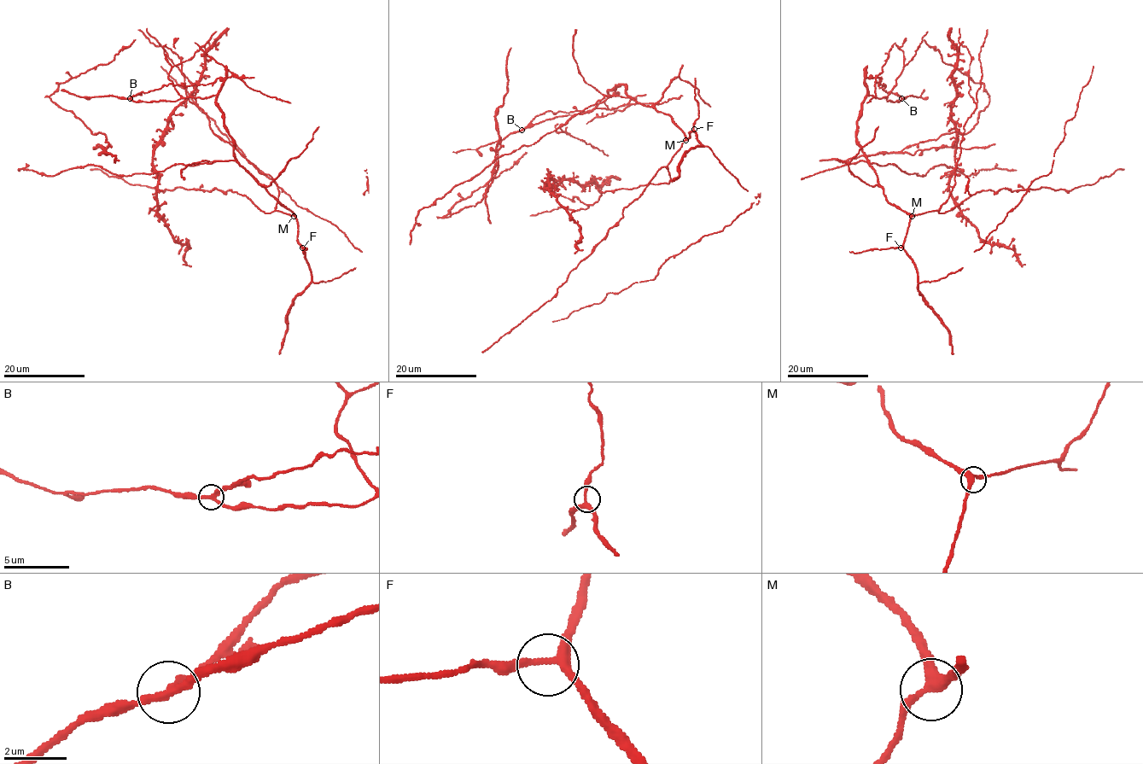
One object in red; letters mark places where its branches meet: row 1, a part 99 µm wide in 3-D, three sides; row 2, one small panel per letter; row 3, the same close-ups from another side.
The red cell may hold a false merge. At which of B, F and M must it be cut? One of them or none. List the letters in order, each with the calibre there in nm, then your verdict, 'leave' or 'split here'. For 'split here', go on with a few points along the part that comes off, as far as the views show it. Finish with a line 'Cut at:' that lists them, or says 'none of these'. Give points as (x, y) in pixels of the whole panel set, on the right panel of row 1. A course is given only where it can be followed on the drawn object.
B: calibre 280 nm; split here
F: calibre 280 nm; leave
M: calibre 300 nm; leave
Cut at: B

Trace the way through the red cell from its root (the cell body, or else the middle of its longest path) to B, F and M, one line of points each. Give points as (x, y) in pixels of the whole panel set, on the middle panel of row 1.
B: (657, 112), (636, 102), (626, 92), (624, 85), (617, 85), (590, 112), (546, 119), (521, 130)
F: (657, 112), (667, 113), (686, 138), (694, 129)
M: (657, 112), (668, 114), (685, 140)

